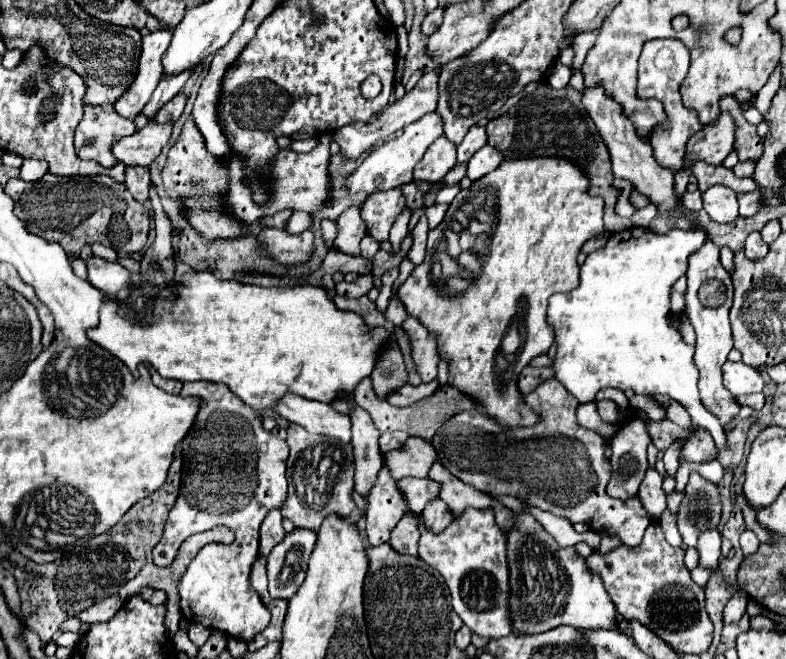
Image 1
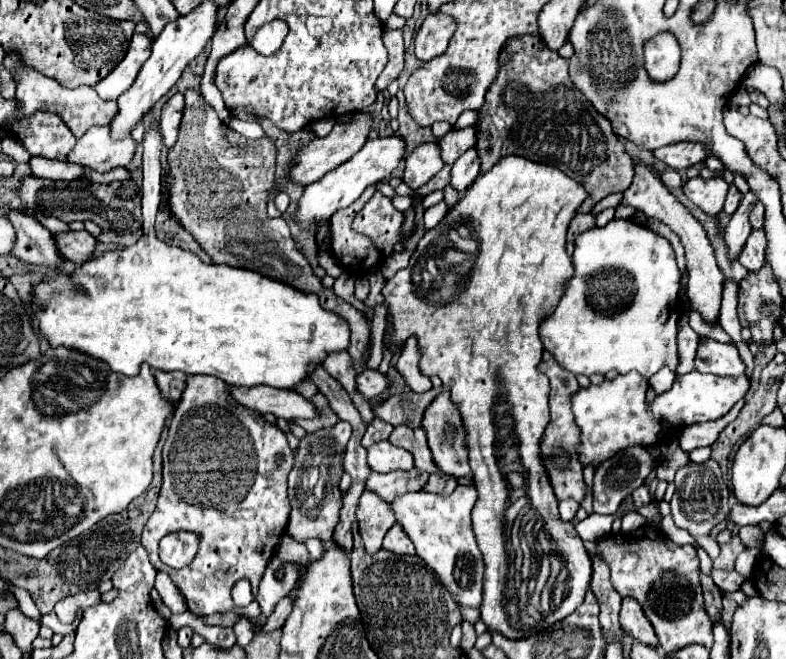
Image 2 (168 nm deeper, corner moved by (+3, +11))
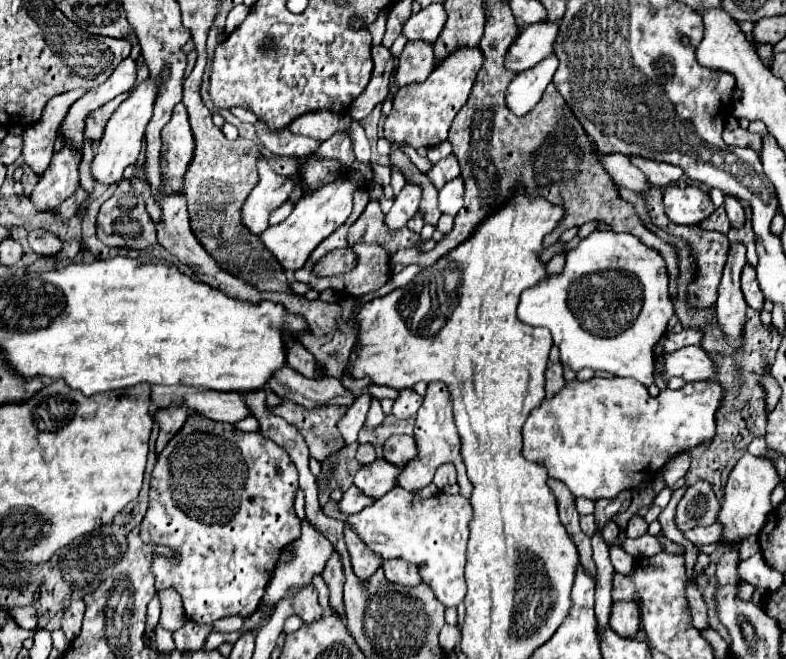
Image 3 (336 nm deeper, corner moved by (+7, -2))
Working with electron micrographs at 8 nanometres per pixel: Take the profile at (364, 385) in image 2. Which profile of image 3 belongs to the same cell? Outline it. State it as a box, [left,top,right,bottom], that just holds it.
[269,366,357,408]

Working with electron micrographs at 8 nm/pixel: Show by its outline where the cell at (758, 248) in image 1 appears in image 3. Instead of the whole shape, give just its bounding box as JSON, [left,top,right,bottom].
[741,264,763,312]

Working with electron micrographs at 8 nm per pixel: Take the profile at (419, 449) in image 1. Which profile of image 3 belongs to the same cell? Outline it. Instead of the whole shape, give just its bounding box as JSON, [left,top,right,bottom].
[355,458,401,498]

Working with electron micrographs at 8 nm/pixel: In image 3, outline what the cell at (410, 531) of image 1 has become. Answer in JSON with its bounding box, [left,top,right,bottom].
[383,558,421,586]

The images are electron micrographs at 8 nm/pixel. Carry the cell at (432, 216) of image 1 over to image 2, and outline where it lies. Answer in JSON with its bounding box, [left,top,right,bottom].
[423,201,449,229]

